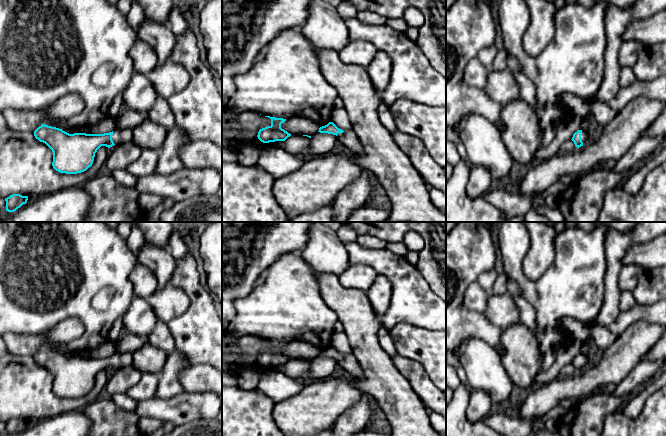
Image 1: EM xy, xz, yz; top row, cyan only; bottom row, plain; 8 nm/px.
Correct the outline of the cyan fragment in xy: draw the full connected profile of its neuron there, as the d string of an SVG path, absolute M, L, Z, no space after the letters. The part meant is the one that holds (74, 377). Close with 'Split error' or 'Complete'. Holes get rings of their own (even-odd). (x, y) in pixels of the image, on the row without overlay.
M42 348L34 360L53 376L53 392L66 398L77 398L92 390L95 377L101 370L132 365L132 352L115 354L104 358L69 358L62 353Z. Split error

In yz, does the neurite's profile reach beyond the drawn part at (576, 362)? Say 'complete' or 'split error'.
split error

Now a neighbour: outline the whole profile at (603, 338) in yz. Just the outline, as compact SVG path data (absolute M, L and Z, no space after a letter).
M594 324L591 327L590 337L593 338L600 353L609 348L617 338L617 336L610 331L609 327L599 324Z

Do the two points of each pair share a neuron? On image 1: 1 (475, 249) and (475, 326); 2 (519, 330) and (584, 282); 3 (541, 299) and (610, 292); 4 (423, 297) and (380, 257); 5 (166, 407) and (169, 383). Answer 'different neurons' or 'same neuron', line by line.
1: same neuron
2: different neurons
3: different neurons
4: same neuron
5: different neurons

